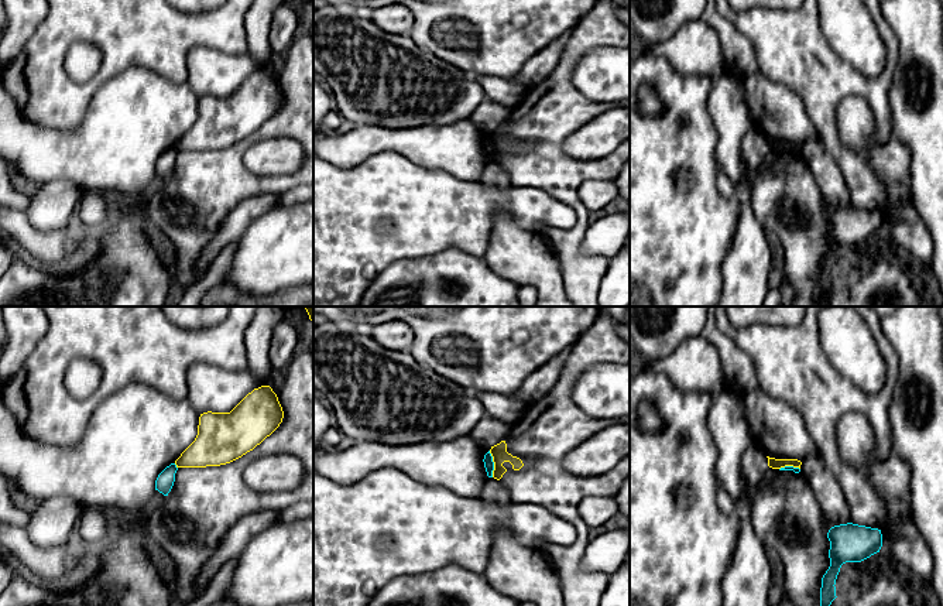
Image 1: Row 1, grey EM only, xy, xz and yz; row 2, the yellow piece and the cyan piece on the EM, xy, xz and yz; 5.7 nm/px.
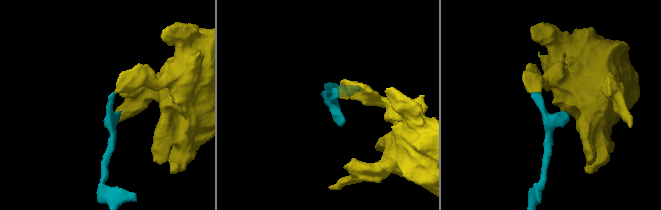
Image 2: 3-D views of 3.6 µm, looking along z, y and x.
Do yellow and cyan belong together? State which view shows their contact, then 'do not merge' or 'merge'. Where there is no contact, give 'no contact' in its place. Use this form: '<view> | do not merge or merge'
xz | do not merge

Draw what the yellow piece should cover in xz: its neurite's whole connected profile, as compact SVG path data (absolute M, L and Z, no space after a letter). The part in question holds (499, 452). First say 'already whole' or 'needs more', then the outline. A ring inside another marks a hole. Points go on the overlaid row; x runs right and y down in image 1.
already whole; M501 441L500 444L491 446L490 453L494 462L493 477L497 480L500 480L503 475L507 472L507 469L503 466L504 462L510 462L514 470L519 470L524 466L519 458L512 456L507 452L505 441Z

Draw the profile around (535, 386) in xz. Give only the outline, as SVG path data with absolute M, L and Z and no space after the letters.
M572 346L566 347L558 356L529 374L517 391L515 397L524 404L541 400L556 384L570 350Z

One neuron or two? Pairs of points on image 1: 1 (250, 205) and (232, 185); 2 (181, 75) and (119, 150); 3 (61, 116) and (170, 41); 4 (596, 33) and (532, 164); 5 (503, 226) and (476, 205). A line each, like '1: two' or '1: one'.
1: two
2: two
3: one
4: one
5: two

